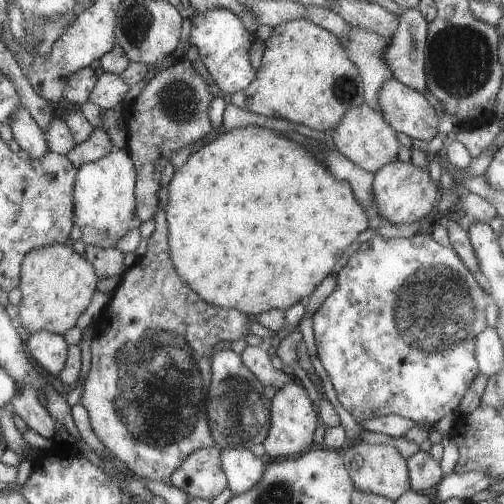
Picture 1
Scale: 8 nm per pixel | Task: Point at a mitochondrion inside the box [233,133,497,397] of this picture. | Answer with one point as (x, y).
(435, 309)

